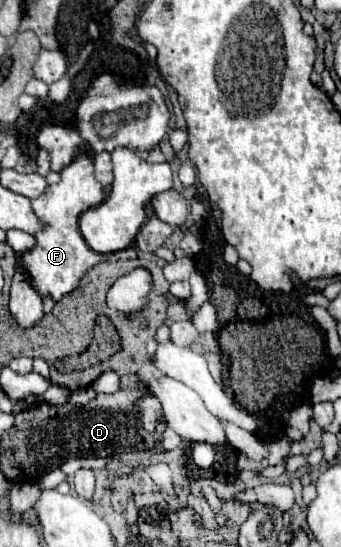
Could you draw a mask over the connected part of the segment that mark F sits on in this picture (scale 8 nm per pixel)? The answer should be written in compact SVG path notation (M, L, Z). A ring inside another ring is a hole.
M82 153L74 163L64 167L68 171L62 173L62 181L56 185L50 185L40 197L32 199L32 211L40 221L46 223L44 229L40 229L34 239L36 245L24 253L16 253L16 261L20 269L28 275L30 285L40 293L42 299L50 297L54 303L64 299L70 291L78 287L78 281L86 275L90 267L102 261L118 261L118 259L136 259L136 247L126 247L122 251L112 253L96 253L88 247L80 233L80 213L84 213L90 207L96 207L104 201L106 193L104 187L94 179L94 163L88 153Z

